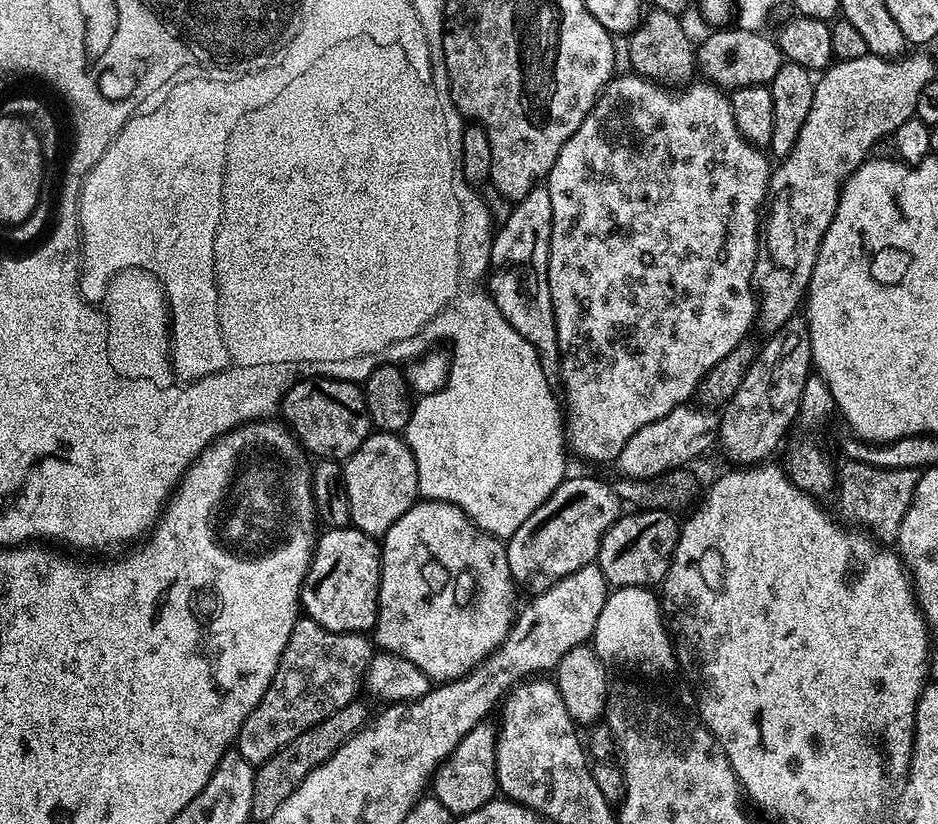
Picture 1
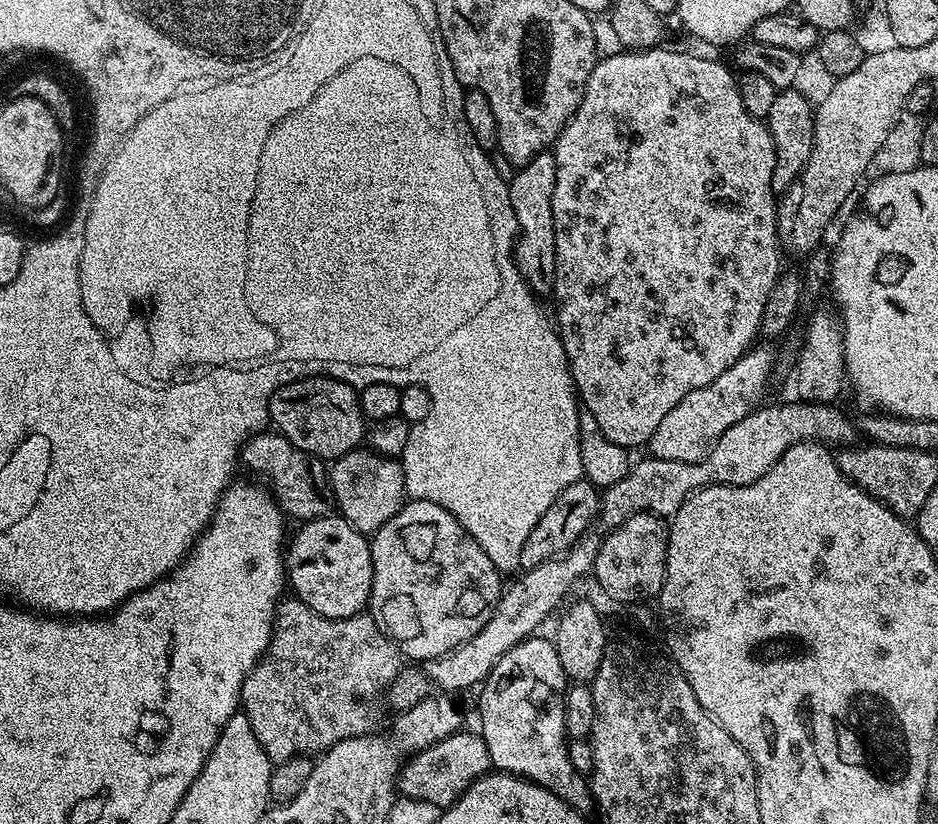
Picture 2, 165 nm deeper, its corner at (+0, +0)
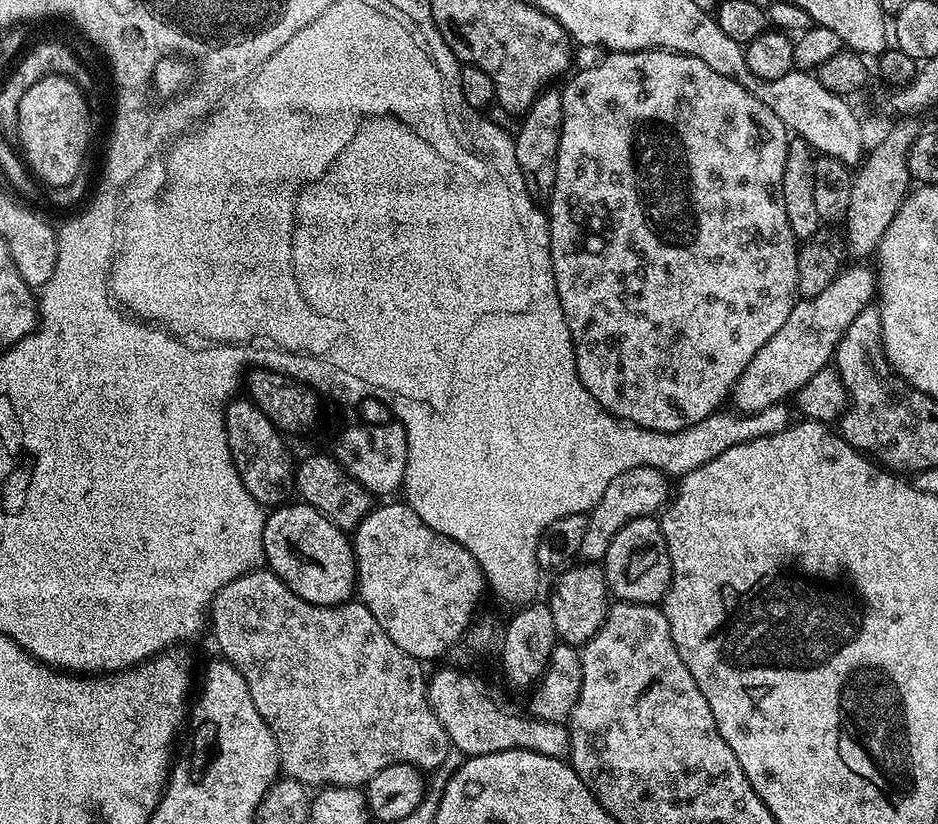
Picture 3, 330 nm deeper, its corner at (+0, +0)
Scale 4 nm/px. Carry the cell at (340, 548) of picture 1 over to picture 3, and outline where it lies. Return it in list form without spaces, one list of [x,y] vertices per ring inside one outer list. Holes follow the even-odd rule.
[[[285,502],[275,510],[267,513],[264,521],[264,559],[267,567],[274,573],[281,582],[290,590],[294,590],[294,594],[298,594],[298,598],[302,598],[306,602],[314,602],[315,604],[343,604],[353,599],[354,593],[357,591],[358,585],[356,583],[356,555],[352,553],[352,541],[346,535],[345,529],[334,526],[334,522],[329,520],[321,514],[316,508],[312,508],[309,504],[303,502]]]

